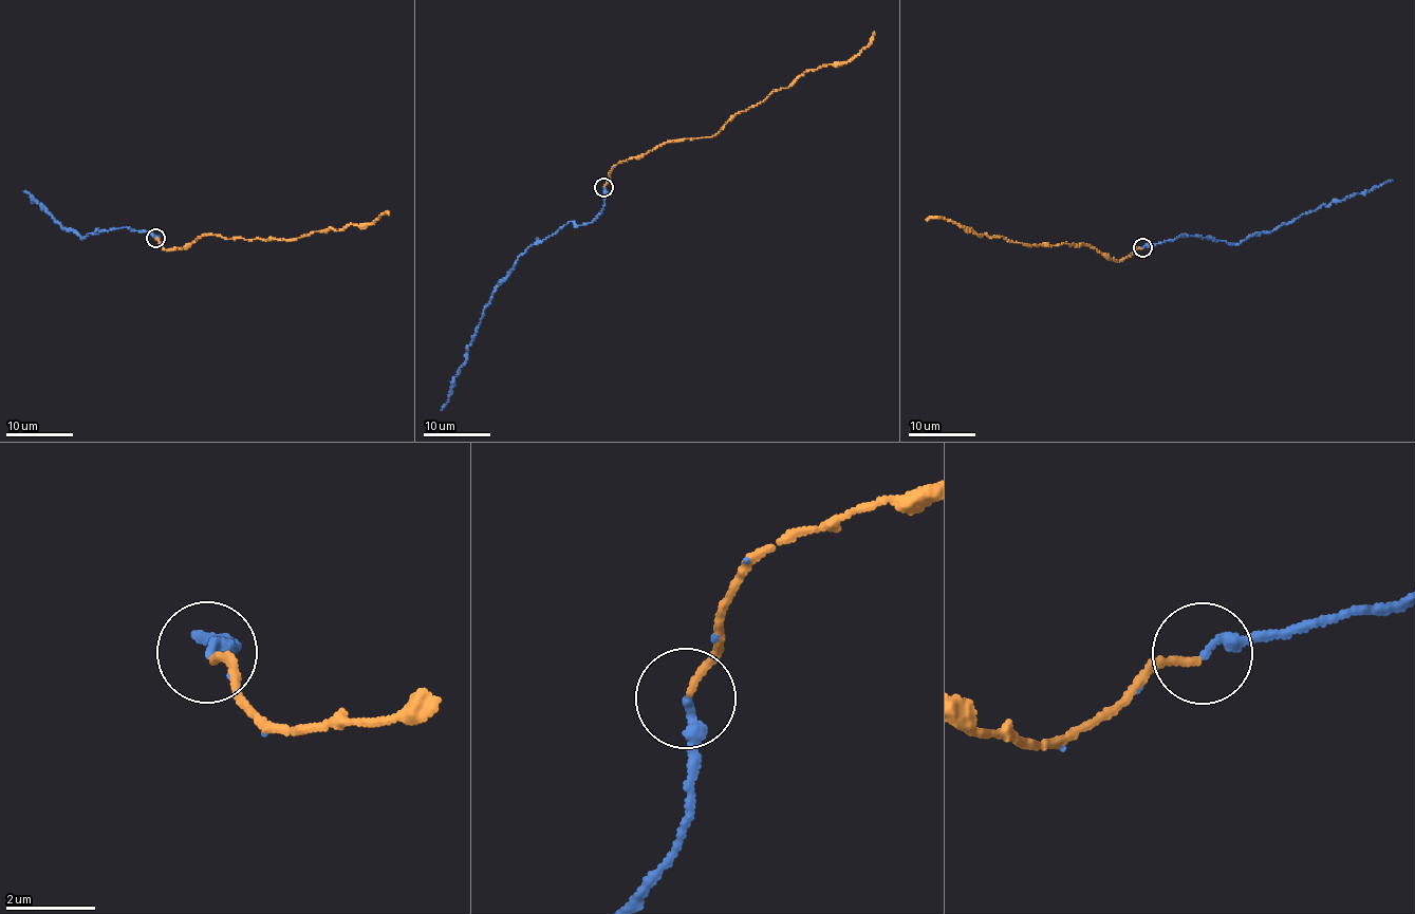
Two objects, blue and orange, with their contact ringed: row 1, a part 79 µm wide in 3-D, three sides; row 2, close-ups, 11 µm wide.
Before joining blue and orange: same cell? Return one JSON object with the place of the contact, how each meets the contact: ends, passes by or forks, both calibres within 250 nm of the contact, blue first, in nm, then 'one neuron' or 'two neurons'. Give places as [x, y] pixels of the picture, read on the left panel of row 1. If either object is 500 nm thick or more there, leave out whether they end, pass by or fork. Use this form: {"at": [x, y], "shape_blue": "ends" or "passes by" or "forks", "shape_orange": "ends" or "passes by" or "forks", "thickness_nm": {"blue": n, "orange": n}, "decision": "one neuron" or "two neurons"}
{"at": [155, 238], "shape_blue": "ends", "shape_orange": "ends", "thickness_nm": {"blue": 240, "orange": 150}, "decision": "one neuron"}

